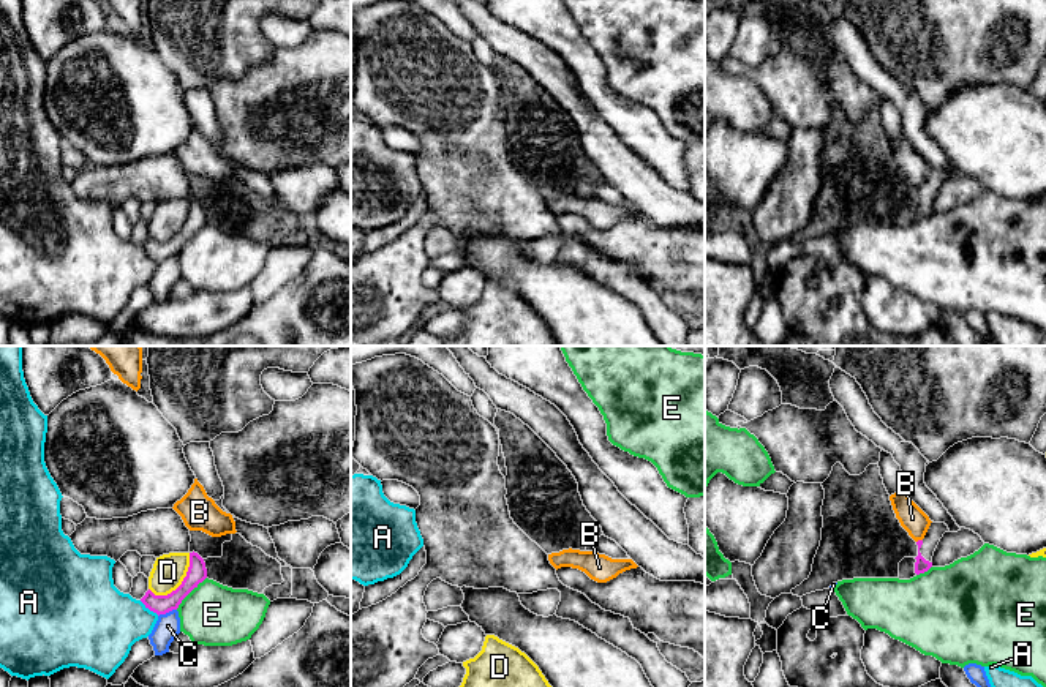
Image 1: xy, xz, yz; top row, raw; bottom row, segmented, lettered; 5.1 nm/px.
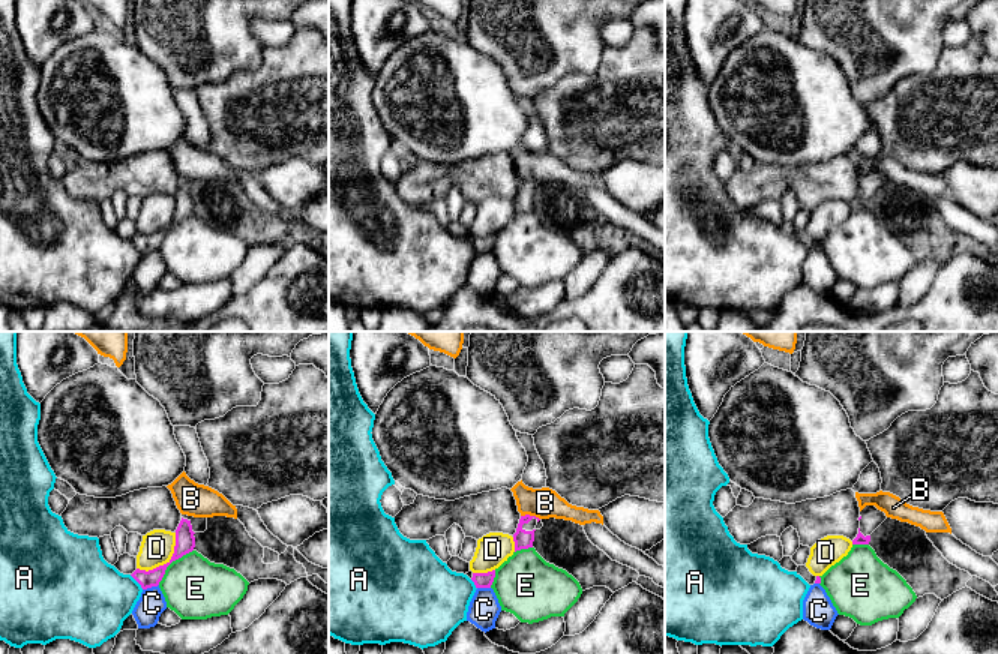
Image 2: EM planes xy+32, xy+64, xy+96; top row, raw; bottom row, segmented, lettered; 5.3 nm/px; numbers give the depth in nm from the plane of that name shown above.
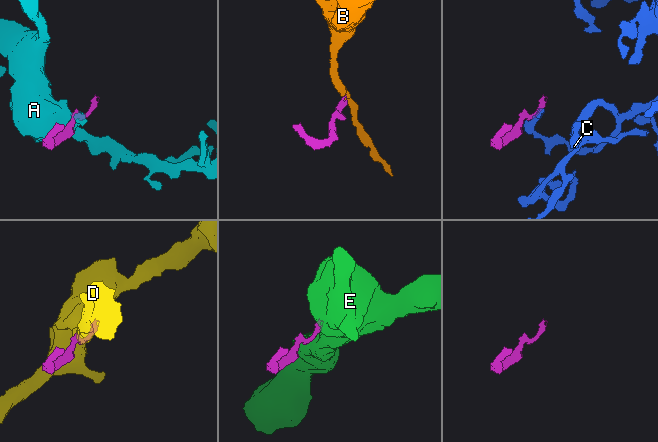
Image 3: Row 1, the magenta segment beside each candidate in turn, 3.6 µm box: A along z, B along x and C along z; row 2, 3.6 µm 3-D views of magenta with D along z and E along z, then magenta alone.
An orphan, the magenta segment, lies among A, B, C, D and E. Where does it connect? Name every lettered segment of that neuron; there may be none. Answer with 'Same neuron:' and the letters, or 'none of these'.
Same neuron: none of these

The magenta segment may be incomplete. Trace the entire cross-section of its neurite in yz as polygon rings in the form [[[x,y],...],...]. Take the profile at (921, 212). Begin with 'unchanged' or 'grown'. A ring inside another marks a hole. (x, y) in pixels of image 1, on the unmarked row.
grown | [[[931,169],[926,182],[923,186],[918,186],[918,202],[915,204],[915,220],[924,220],[932,213],[932,202],[934,197],[943,183],[945,178],[948,178],[948,172],[945,169]]]

